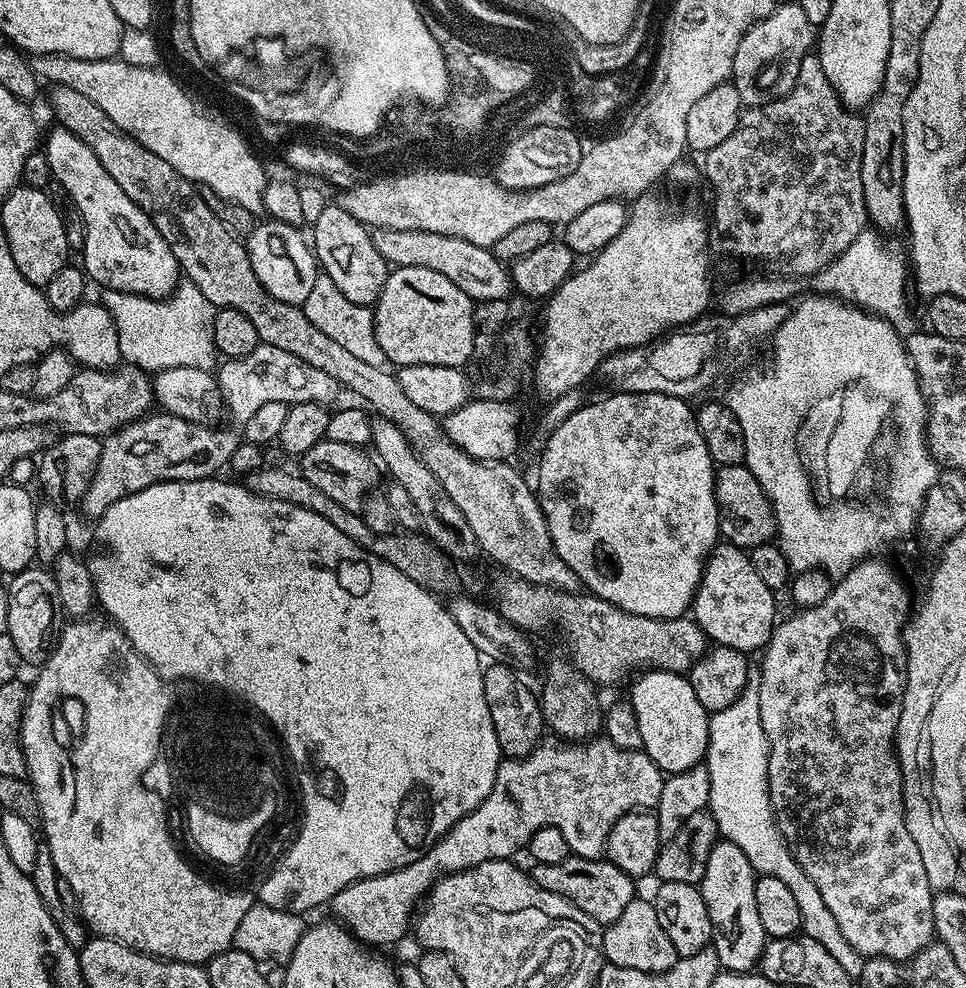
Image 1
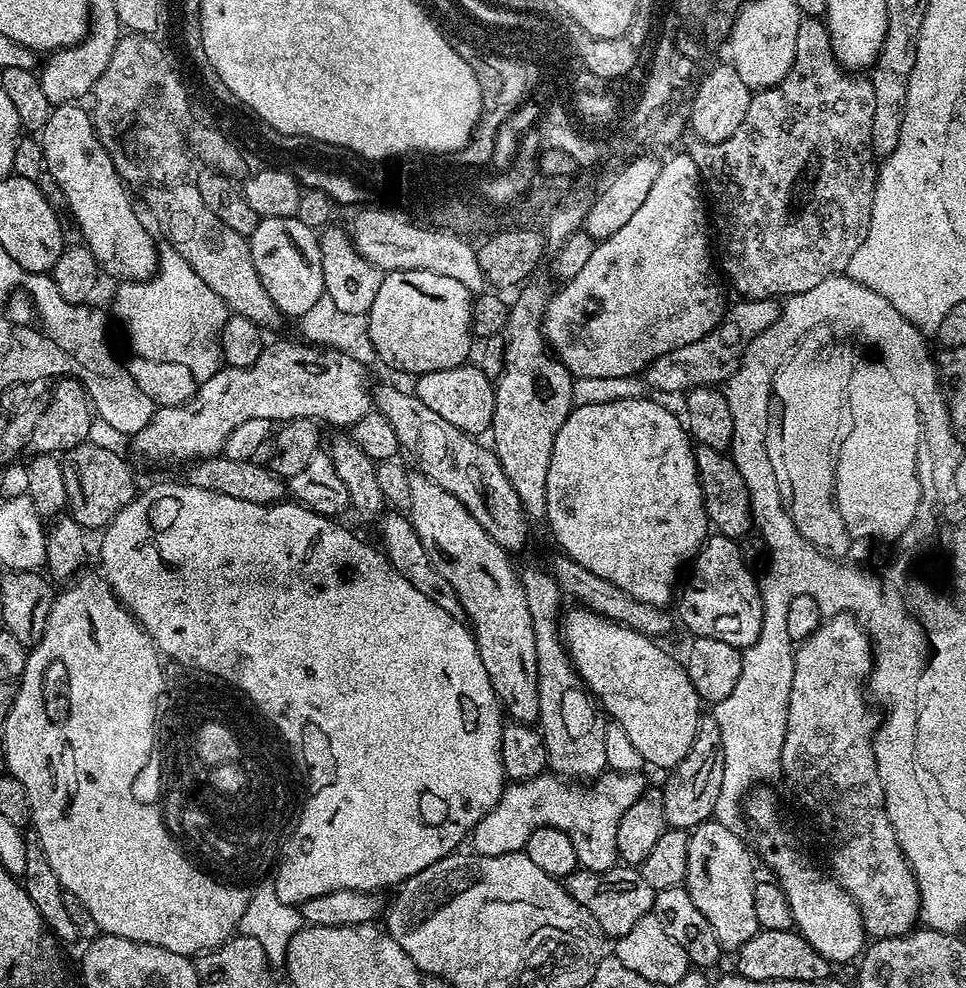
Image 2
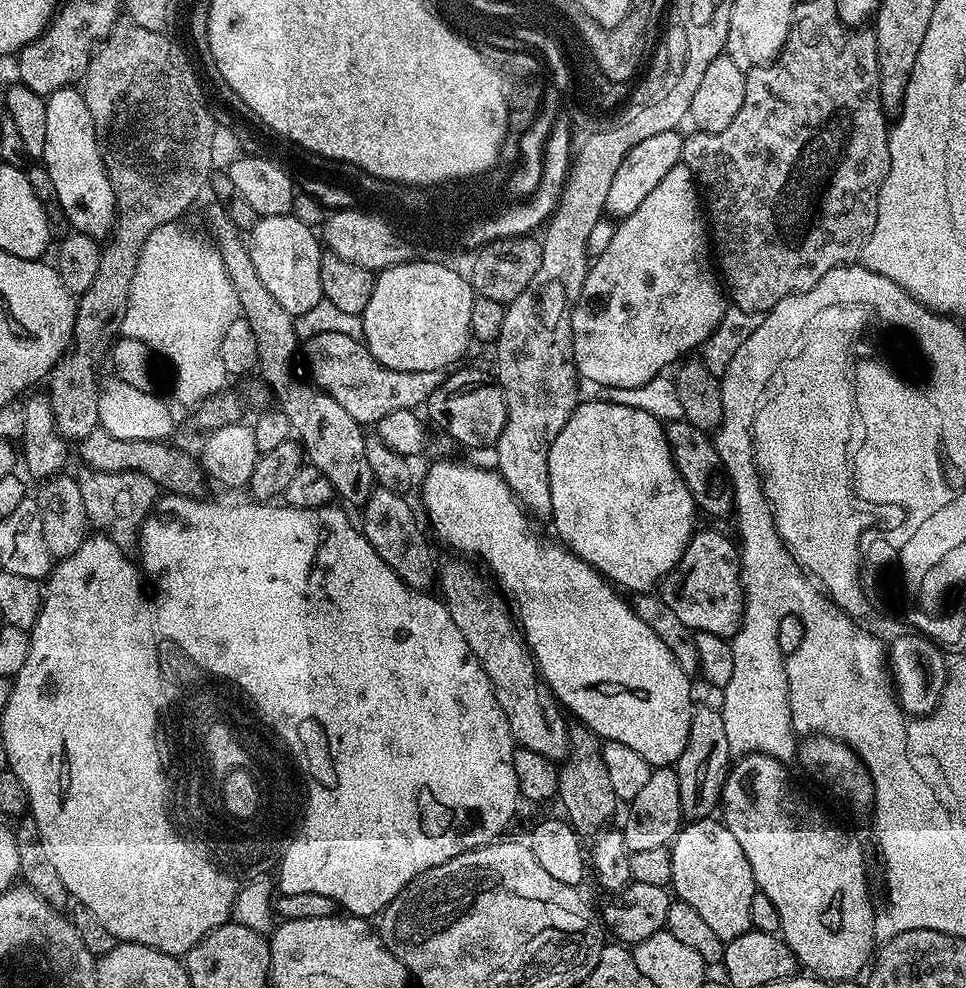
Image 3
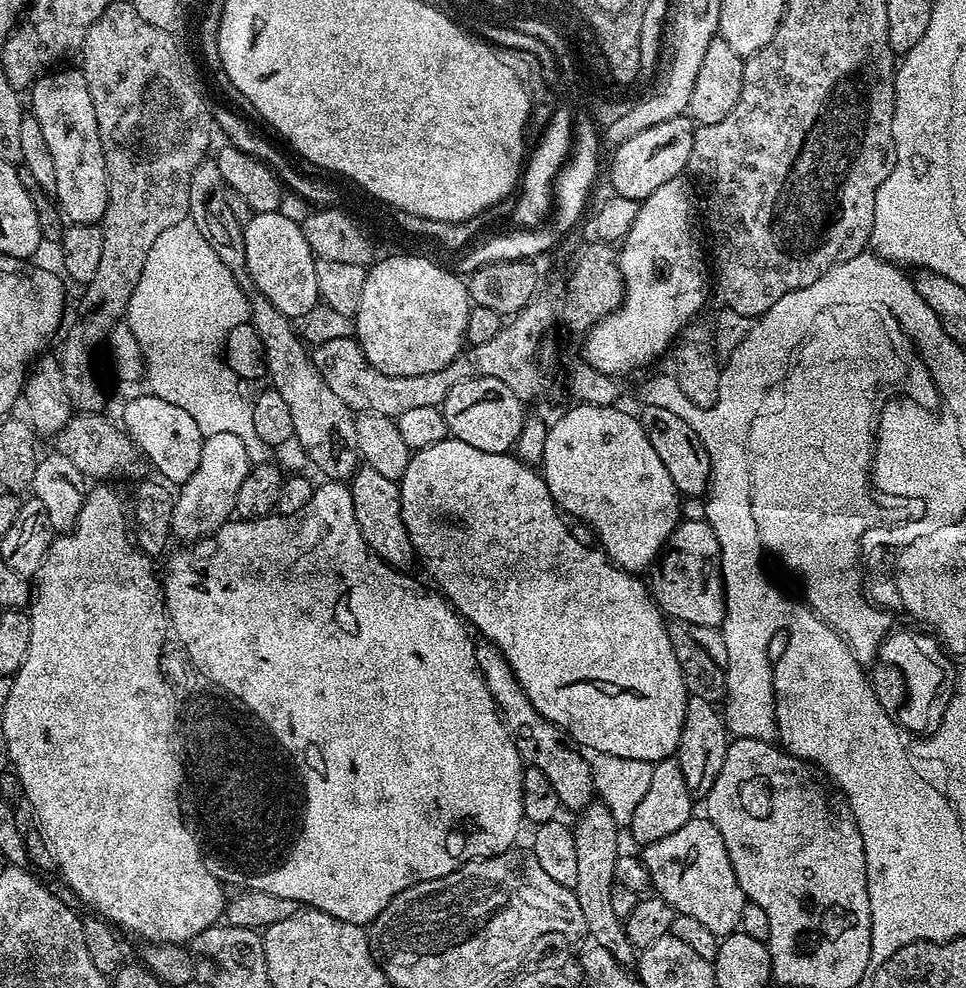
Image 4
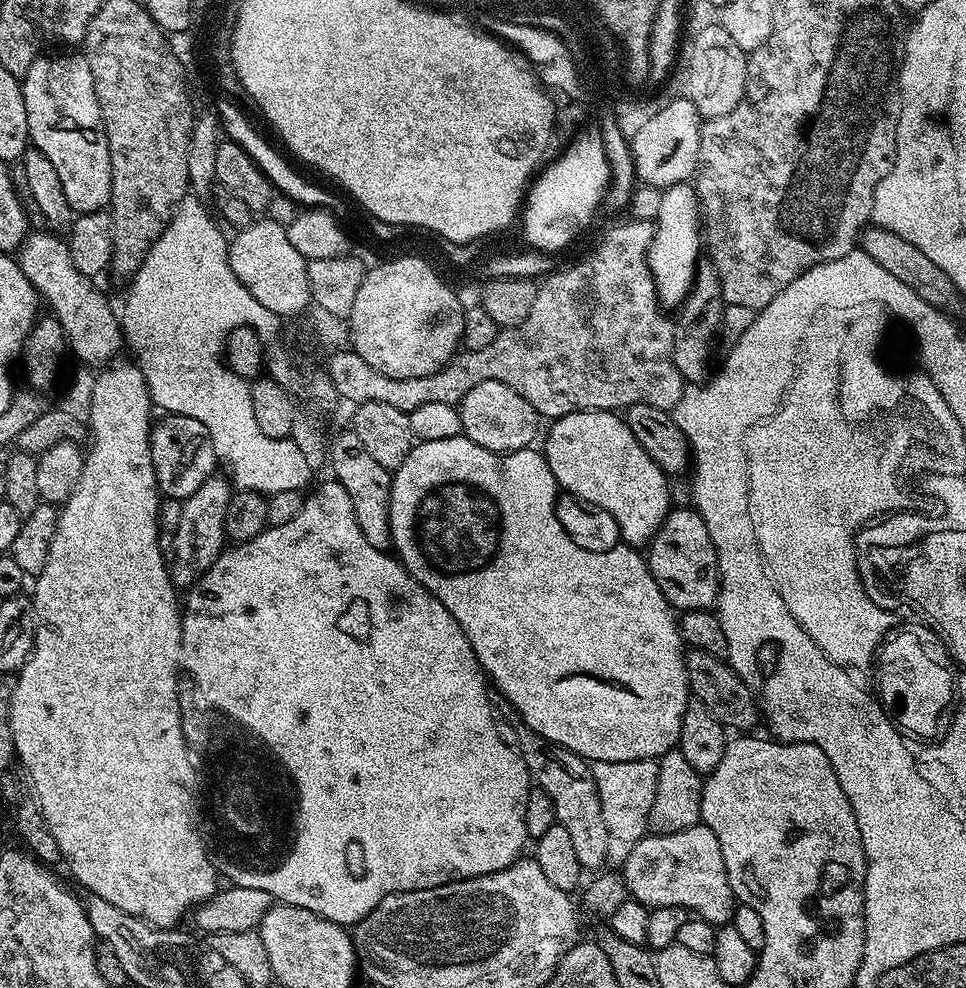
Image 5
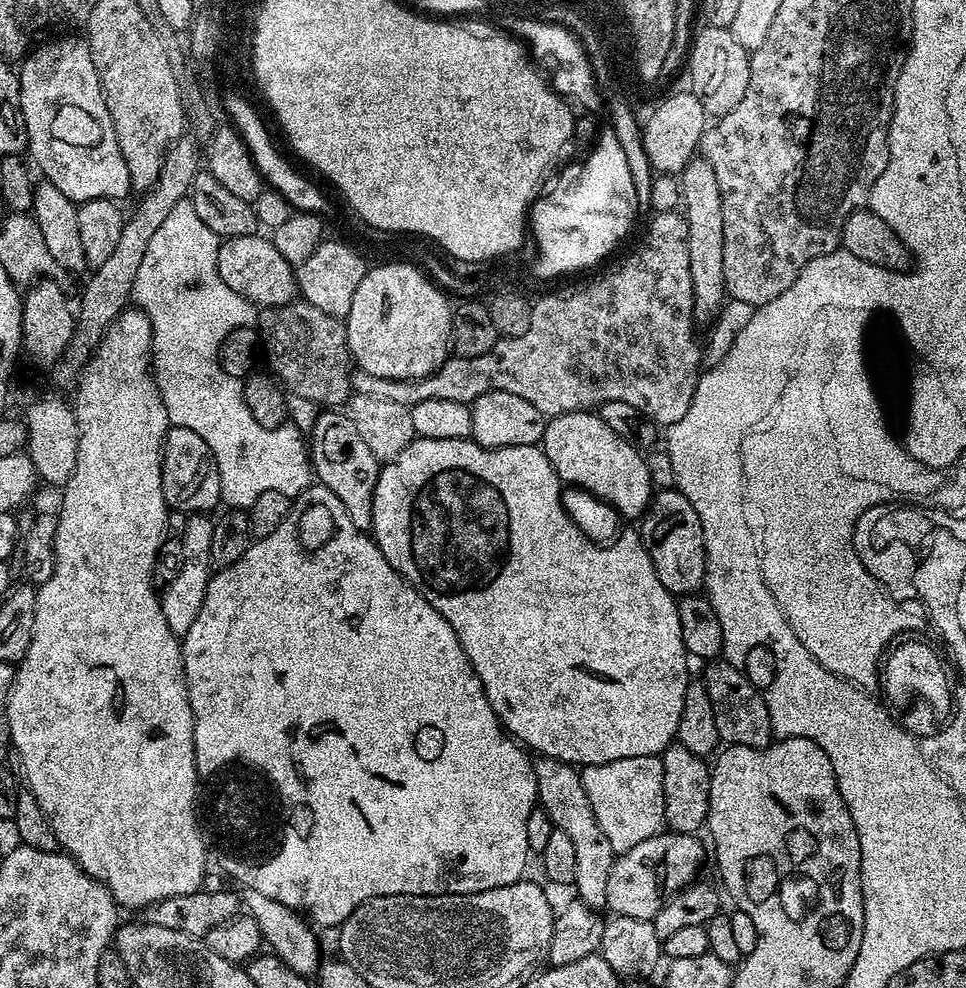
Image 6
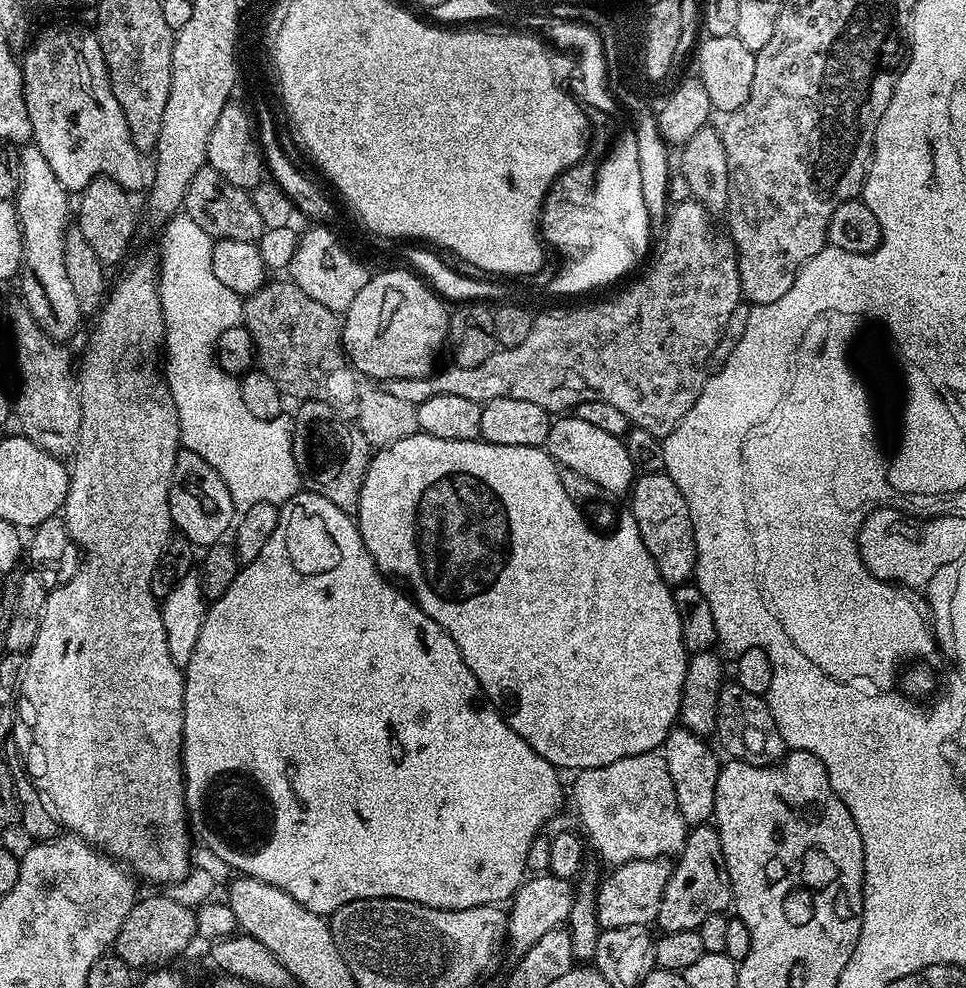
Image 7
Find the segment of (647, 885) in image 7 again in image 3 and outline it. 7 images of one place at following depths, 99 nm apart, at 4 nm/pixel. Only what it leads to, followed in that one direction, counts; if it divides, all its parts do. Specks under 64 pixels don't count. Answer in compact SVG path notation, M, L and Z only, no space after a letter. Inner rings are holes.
M716 818L685 823L670 845L671 891L675 899L694 906L698 915L725 942L741 936L752 928L750 902L758 890L742 846L730 834L728 827Z

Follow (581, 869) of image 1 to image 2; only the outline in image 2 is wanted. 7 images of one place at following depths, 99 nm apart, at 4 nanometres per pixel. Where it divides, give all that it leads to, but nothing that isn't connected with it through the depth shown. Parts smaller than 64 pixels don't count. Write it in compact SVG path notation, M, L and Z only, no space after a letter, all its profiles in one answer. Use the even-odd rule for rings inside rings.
M619 866L620 868L605 867L602 872L585 872L577 870L566 877L566 887L570 898L578 902L598 922L605 937L619 938L622 934L630 934L642 917L649 915L652 903L656 897L650 882L642 878L639 867Z

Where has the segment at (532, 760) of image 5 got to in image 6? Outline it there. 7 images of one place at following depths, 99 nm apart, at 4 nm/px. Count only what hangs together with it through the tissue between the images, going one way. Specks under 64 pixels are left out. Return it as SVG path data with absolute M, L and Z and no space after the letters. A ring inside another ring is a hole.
M537 755L532 765L536 775L536 795L539 807L552 820L552 827L567 834L575 851L574 891L575 895L586 906L597 910L606 905L606 882L610 879L610 870L614 866L617 852L610 846L606 834L602 834L602 826L594 818L594 810L590 810L590 798L586 798L586 790L580 781L580 772L571 764L563 764L549 756Z

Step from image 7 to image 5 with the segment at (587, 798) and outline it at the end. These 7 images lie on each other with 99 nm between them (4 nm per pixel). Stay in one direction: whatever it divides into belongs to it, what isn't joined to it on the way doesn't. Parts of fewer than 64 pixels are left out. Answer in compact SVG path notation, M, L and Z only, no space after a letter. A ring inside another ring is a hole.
M635 760L634 762L595 762L591 765L594 774L594 782L598 790L598 798L602 802L602 822L606 822L606 830L613 841L621 840L624 846L631 846L637 840L641 840L649 831L648 819L650 818L650 806L654 806L654 794L658 790L658 763L656 760Z

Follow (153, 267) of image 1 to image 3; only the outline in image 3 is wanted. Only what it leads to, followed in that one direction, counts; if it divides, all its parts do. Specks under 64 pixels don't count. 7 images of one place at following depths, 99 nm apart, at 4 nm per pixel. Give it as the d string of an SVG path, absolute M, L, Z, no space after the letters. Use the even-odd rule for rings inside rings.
M79 87L54 90L54 94L46 97L46 150L42 163L71 227L87 236L107 237L116 223L116 195L96 145L94 118L90 118L90 110Z

